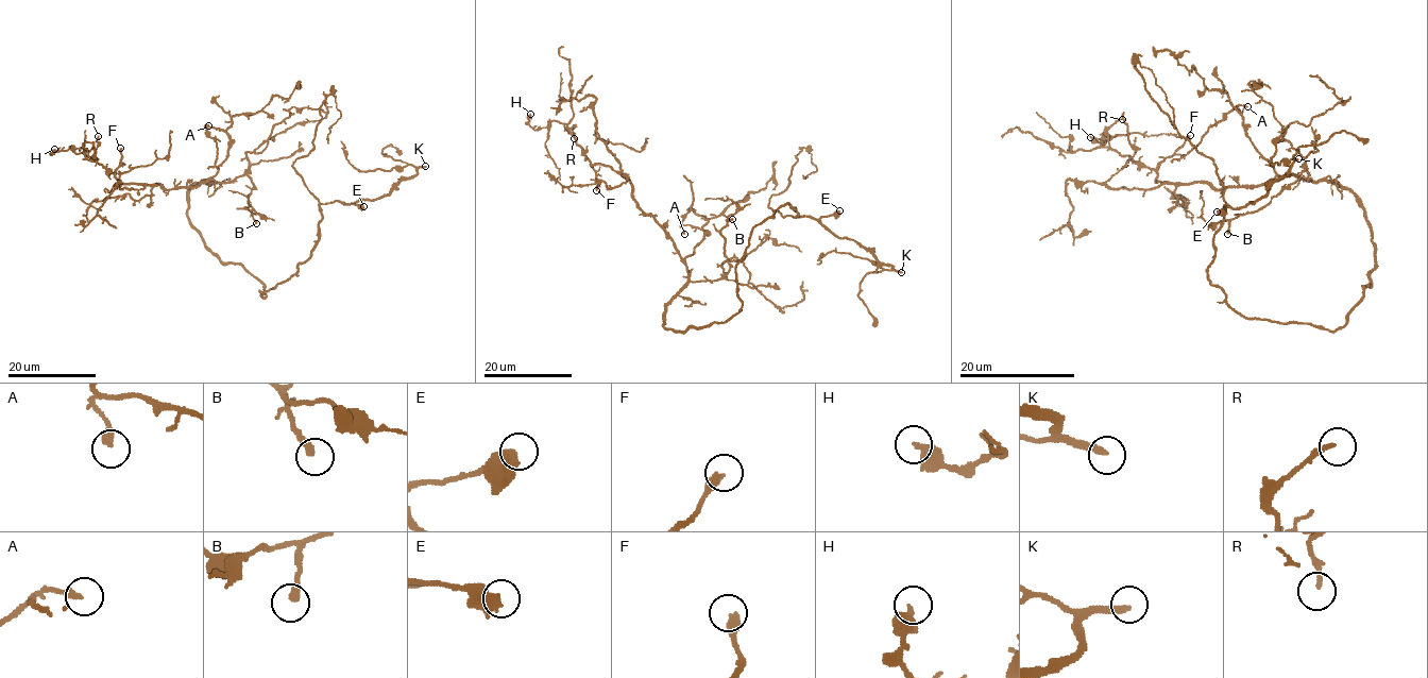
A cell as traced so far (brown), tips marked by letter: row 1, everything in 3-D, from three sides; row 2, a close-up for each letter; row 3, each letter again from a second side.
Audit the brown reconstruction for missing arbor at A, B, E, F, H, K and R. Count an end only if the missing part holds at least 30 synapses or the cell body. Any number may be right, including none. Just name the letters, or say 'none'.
F, K

